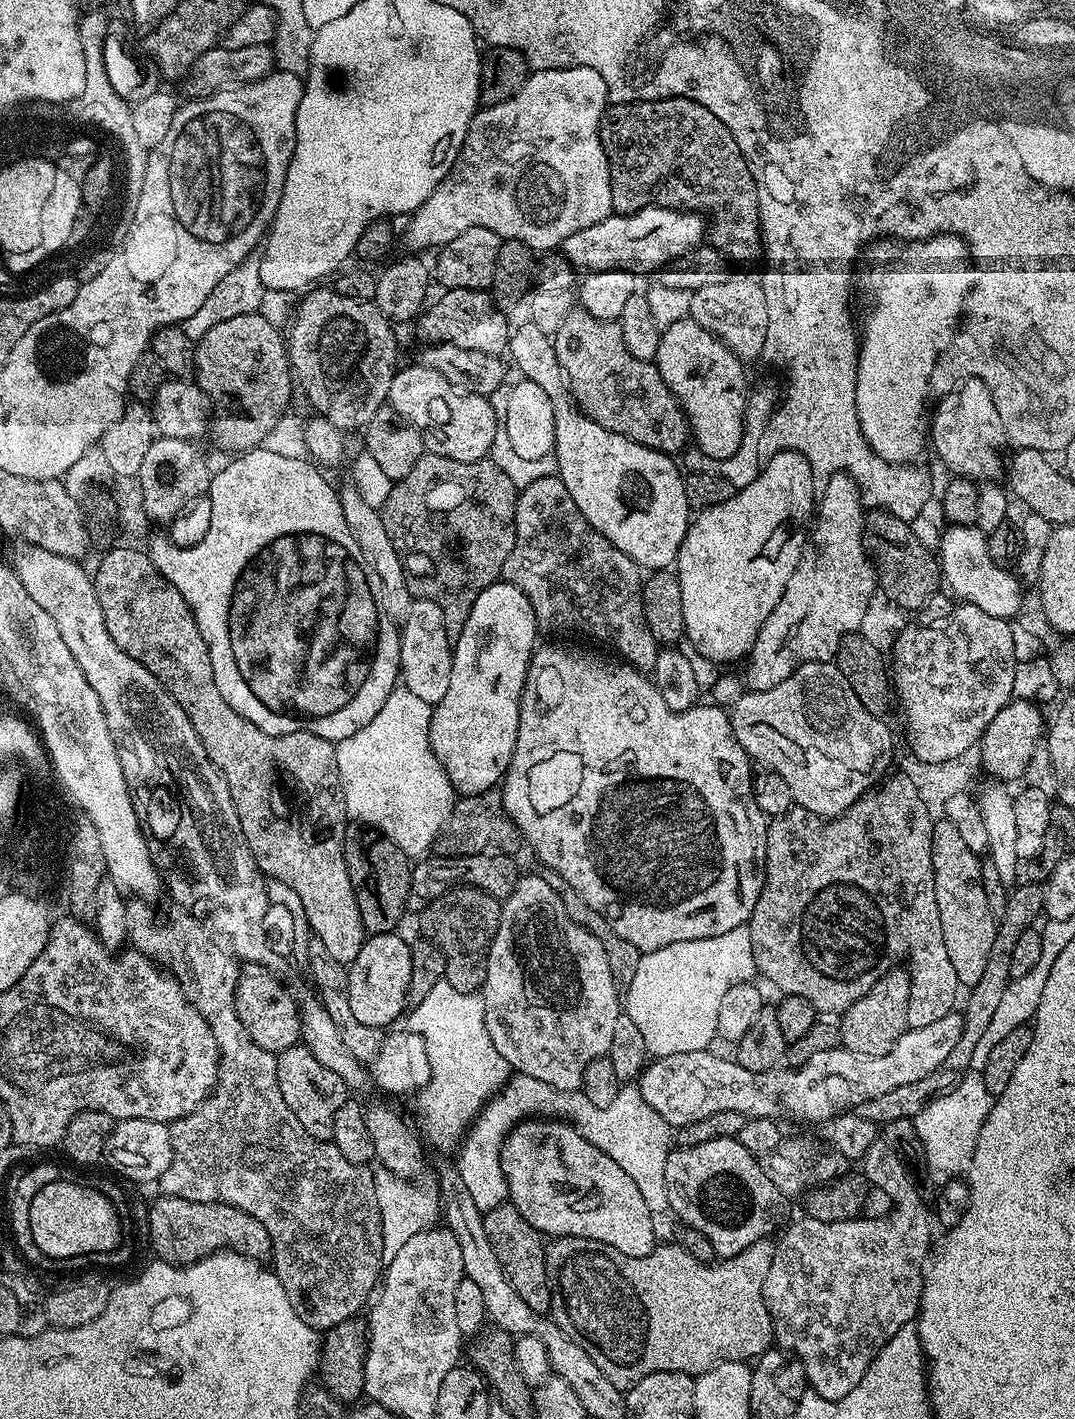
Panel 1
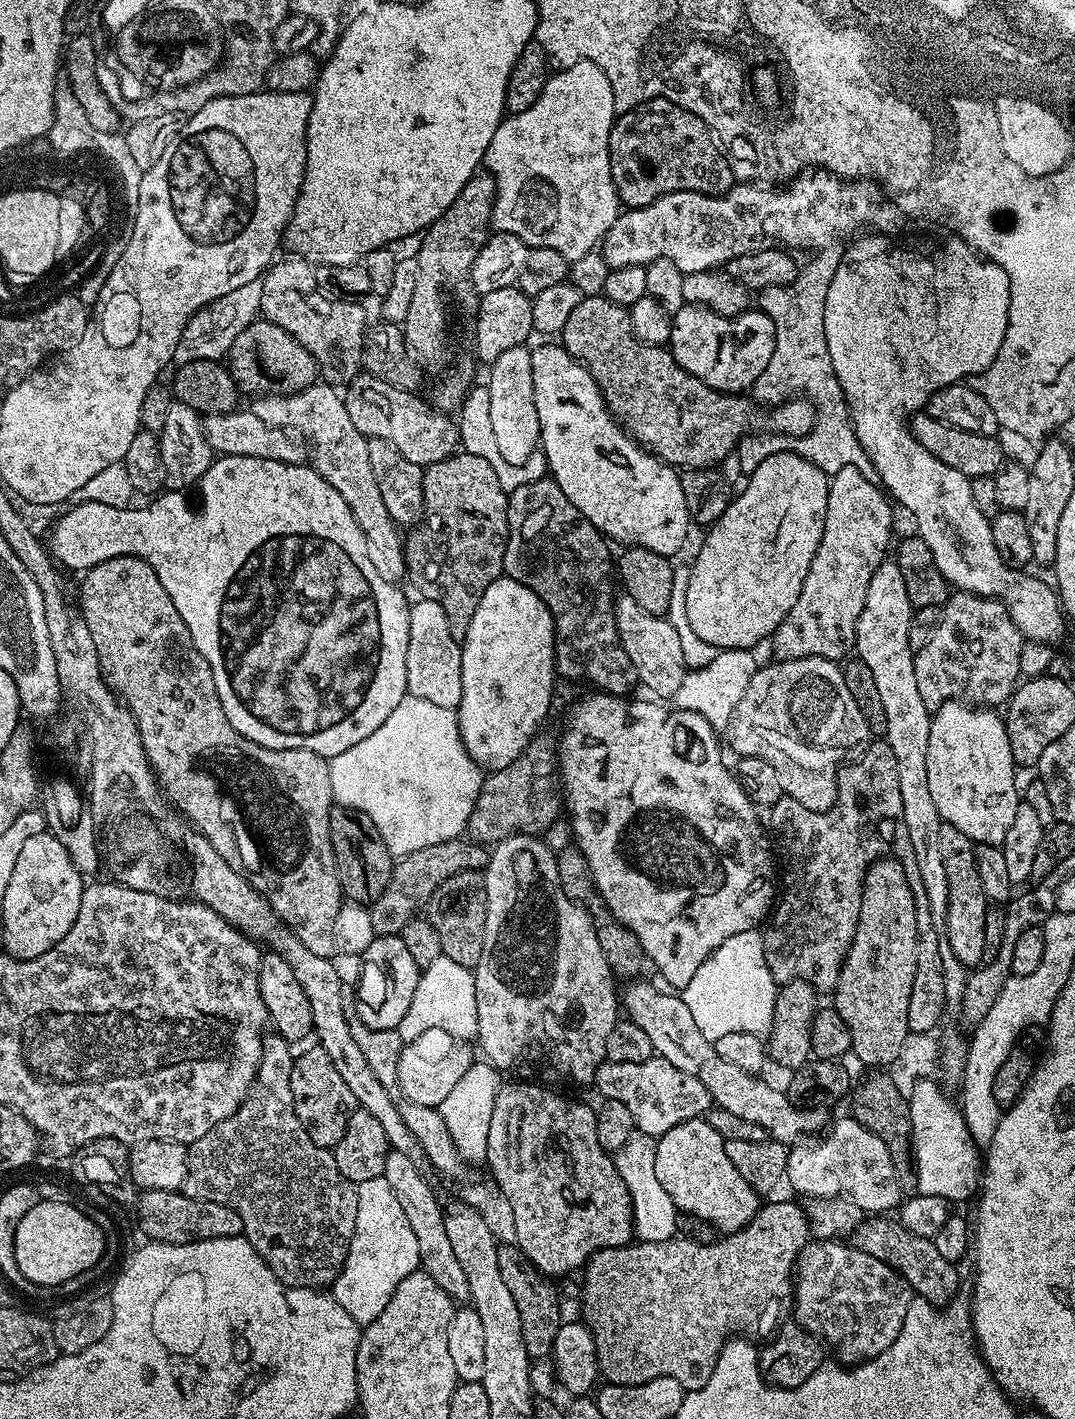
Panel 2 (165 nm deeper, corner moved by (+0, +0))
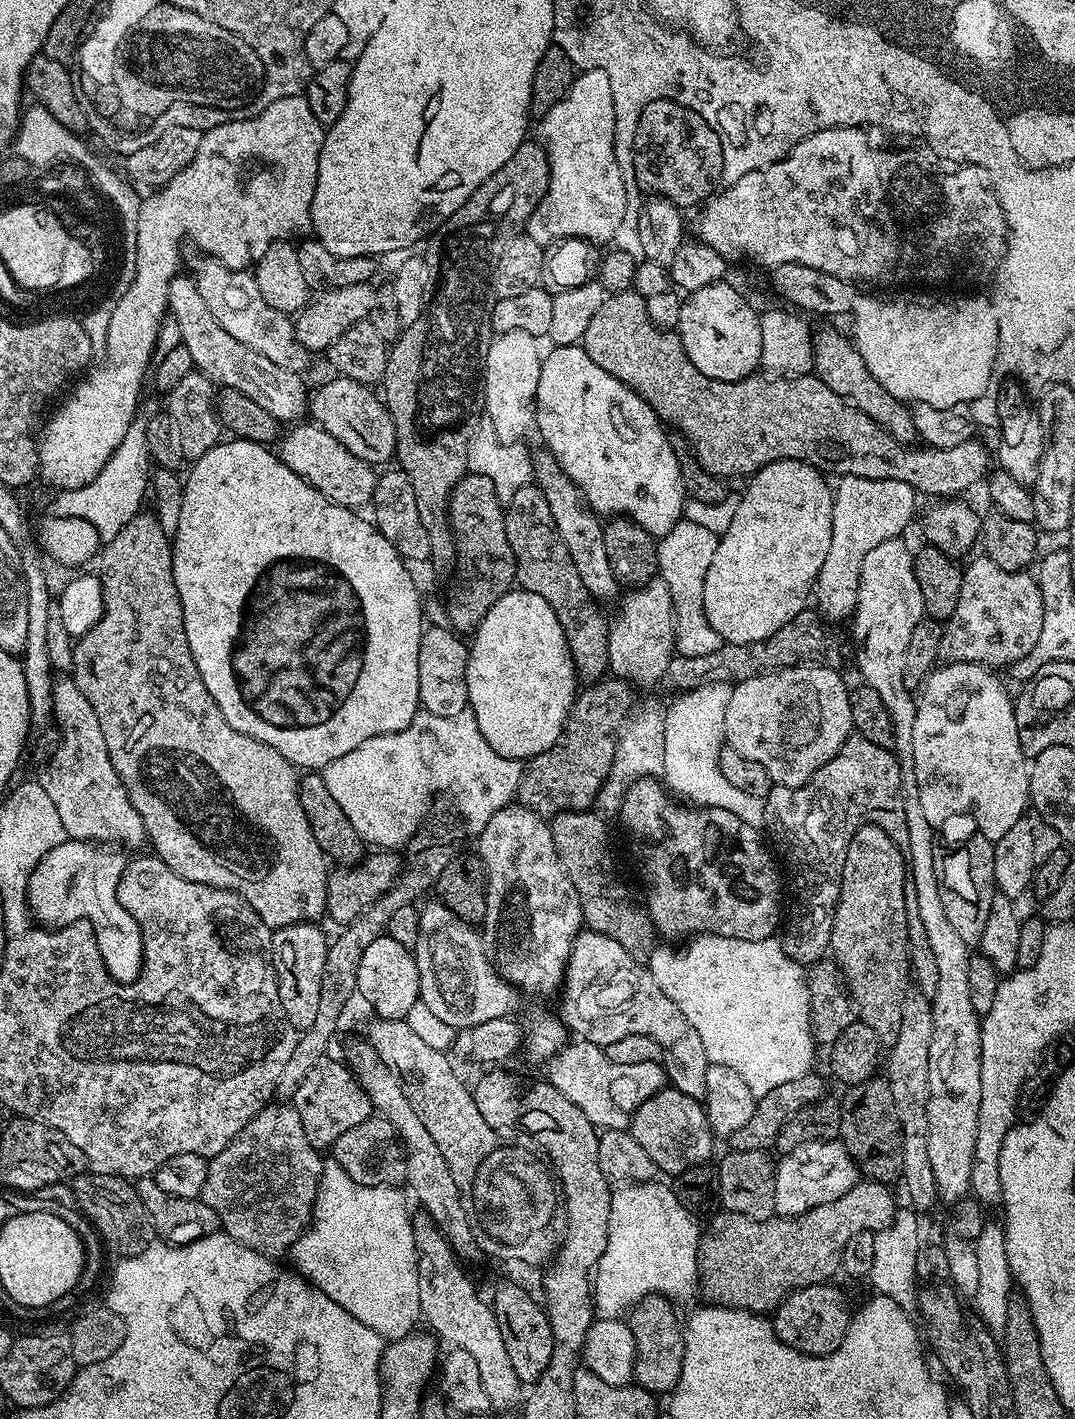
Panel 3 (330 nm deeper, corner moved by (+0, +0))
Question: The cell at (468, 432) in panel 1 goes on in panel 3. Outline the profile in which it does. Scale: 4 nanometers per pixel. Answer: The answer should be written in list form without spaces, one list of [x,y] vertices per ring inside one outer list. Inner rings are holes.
[[[337,375],[336,380],[328,380],[308,398],[308,412],[311,419],[338,438],[350,454],[368,461],[373,466],[384,466],[396,454],[396,427],[388,406],[379,395],[376,396],[367,384],[351,380],[349,376]]]

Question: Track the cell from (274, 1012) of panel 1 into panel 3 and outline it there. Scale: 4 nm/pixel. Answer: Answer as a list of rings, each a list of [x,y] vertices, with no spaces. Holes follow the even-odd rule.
[[[316,922],[307,924],[291,924],[278,928],[272,934],[272,946],[276,957],[276,977],[278,978],[278,998],[282,998],[282,1010],[286,1010],[286,1018],[298,1030],[309,1028],[314,1017],[318,1015],[318,997],[322,990],[322,970],[326,970],[326,954],[330,943],[329,937],[324,937],[321,925]]]

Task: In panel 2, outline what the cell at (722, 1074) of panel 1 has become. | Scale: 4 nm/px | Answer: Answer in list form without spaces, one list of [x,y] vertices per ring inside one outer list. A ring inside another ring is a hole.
[[[655,1054],[646,1062],[608,1060],[601,1064],[596,1072],[594,1088],[601,1092],[604,1100],[622,1102],[626,1106],[626,1110],[630,1110],[630,1114],[634,1114],[636,1132],[653,1138],[659,1138],[662,1134],[666,1134],[666,1130],[687,1120],[701,1119],[708,1109],[713,1107],[712,1095],[706,1090],[706,1086],[702,1086],[702,1082],[698,1082],[698,1078],[694,1078],[694,1074],[686,1074],[686,1070],[678,1070],[678,1066],[670,1066],[670,1062],[666,1062],[661,1056]]]

